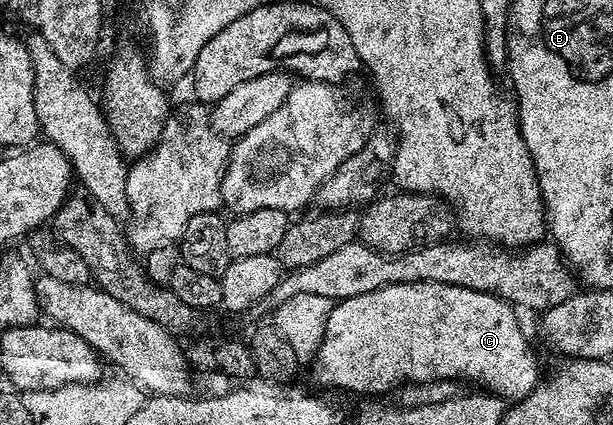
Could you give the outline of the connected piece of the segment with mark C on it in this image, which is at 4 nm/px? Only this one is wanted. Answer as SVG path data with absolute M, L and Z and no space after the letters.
M411 281L409 283L395 283L382 289L367 291L367 295L355 295L342 301L337 301L333 306L331 315L327 321L327 331L323 343L319 347L315 358L316 364L321 364L321 373L333 385L341 389L354 389L357 393L385 393L389 388L400 386L402 383L416 383L419 381L451 381L456 382L457 377L465 381L478 381L478 386L484 387L488 392L510 402L522 401L528 397L536 385L534 378L534 364L539 360L538 354L533 354L529 345L520 345L517 342L517 316L518 310L508 301L498 297L496 293L484 293L478 289L468 289L462 285L441 283L439 281Z

